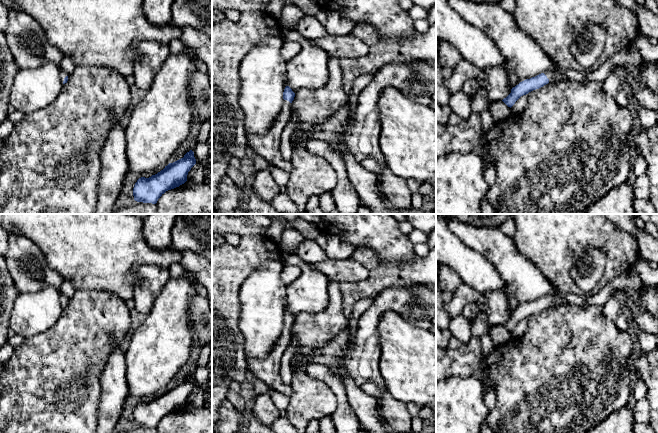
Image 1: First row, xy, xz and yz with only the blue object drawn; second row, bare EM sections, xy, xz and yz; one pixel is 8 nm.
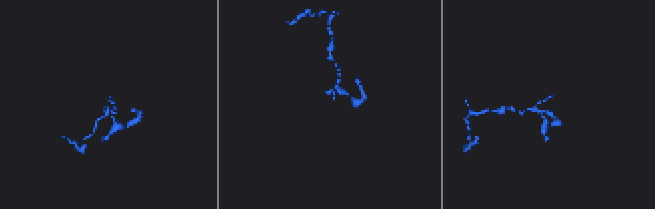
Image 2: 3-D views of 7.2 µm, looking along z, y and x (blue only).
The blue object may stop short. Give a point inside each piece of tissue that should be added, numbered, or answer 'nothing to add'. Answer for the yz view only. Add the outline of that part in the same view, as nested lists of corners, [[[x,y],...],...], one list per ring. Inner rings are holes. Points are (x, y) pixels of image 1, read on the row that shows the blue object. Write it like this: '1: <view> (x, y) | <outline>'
1: yz (555, 75) | [[[555,64],[555,69],[554,70],[549,71],[549,72],[545,72],[544,74],[549,79],[549,82],[561,81],[561,80],[567,79],[564,76],[564,74],[560,71],[560,68],[556,64]]]

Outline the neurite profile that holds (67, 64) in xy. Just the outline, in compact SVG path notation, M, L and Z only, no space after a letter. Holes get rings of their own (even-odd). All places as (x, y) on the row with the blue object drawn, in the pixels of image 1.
M64 55L60 63L60 68L67 75L70 75L75 69L75 64L73 59L69 56Z

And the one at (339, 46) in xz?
M331 35L310 40L313 44L324 49L330 57L358 58L368 53L368 46L352 35Z

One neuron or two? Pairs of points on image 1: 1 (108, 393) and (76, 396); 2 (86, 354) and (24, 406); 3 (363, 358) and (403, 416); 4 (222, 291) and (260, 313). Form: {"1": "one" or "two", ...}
{"1": "two", "2": "one", "3": "two", "4": "two"}

